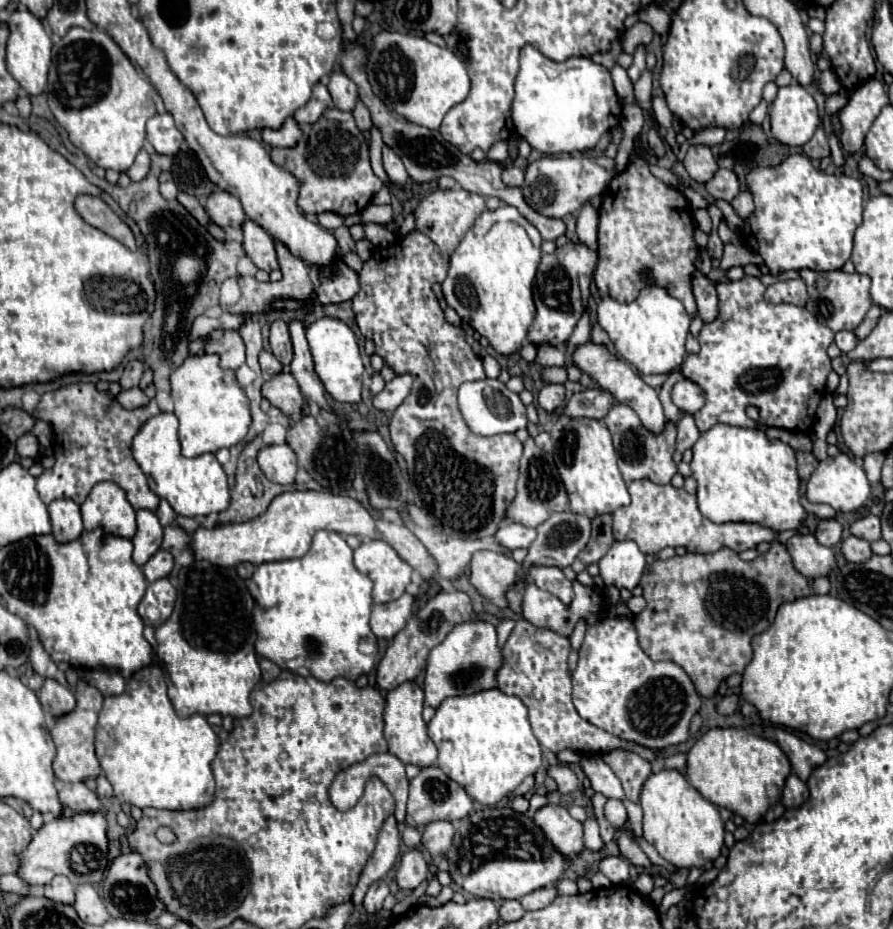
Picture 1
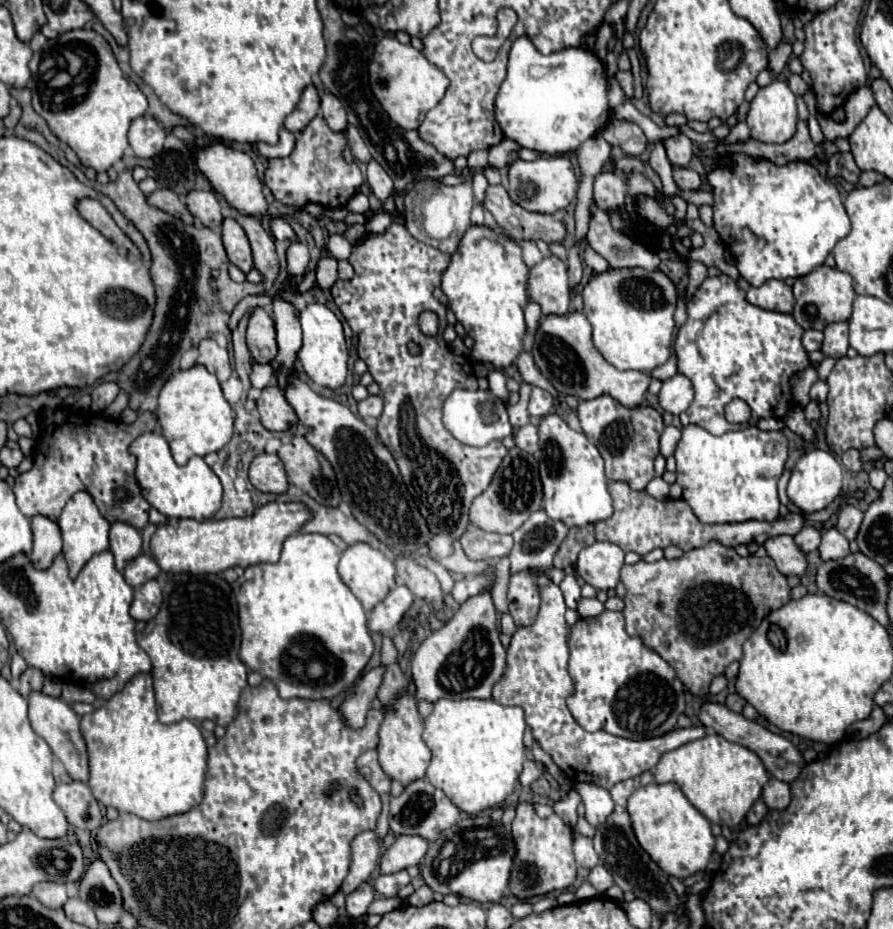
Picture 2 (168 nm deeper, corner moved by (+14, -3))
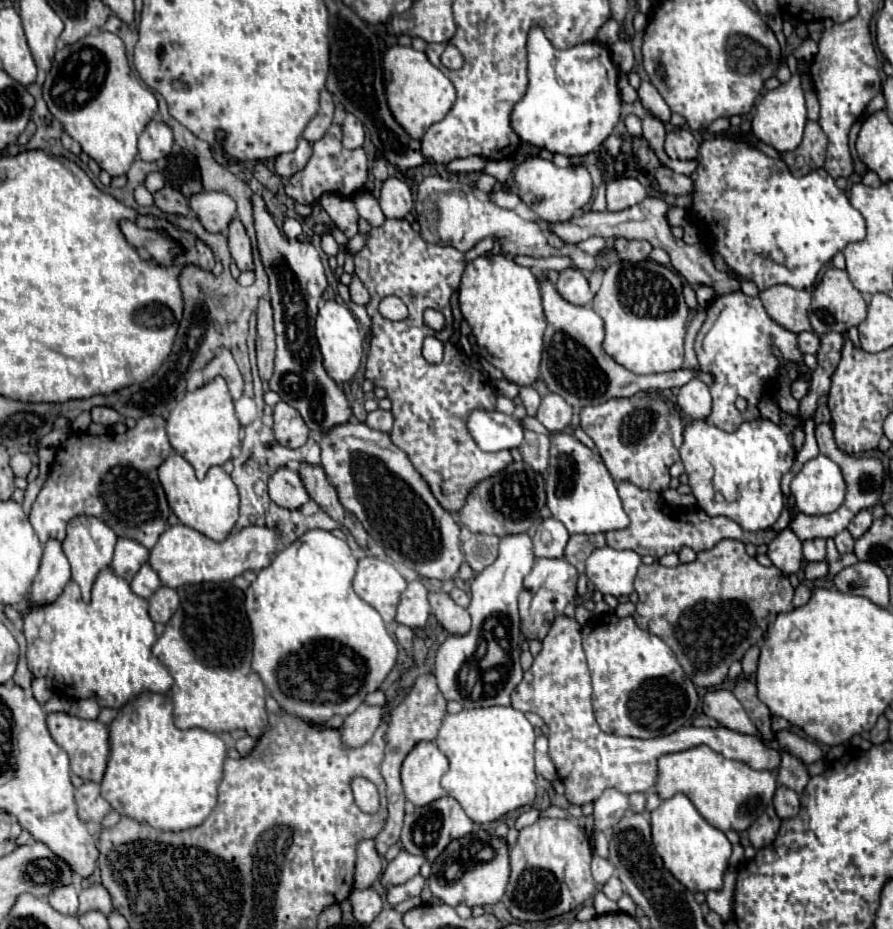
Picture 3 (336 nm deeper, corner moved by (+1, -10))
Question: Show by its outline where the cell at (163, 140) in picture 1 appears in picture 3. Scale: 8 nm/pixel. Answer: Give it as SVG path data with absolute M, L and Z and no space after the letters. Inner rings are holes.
M150 121L138 139L138 155L142 161L158 161L170 153L172 145L172 129L162 121Z

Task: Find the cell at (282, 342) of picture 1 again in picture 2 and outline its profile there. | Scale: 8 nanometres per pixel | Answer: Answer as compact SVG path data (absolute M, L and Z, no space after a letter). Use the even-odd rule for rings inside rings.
M255 308L247 326L247 346L255 362L271 362L277 356L277 332L273 328L273 318L267 310Z

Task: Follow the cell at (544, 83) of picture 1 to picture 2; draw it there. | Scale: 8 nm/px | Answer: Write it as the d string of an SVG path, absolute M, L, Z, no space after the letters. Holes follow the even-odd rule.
M517 38L509 52L507 78L495 98L495 118L503 134L523 148L547 156L577 150L609 122L603 62L581 48L565 48L545 56L535 50L529 38Z

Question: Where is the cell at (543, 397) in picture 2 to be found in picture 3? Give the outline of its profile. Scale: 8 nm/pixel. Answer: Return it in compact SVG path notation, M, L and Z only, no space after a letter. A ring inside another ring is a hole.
M548 393L542 397L542 405L538 409L536 419L548 431L564 431L570 425L574 409L556 393Z

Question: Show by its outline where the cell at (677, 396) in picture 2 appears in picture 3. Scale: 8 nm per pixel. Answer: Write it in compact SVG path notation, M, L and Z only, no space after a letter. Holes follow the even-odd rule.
M692 379L678 393L678 405L692 419L706 419L712 409L712 397L706 383L700 379Z

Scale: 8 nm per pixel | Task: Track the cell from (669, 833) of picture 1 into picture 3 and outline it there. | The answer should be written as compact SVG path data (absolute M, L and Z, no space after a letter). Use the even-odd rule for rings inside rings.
M678 793L672 799L662 801L660 807L652 811L652 843L666 869L688 891L706 893L722 889L722 879L732 855L732 845L720 829L706 823L706 819L696 811L686 795Z

